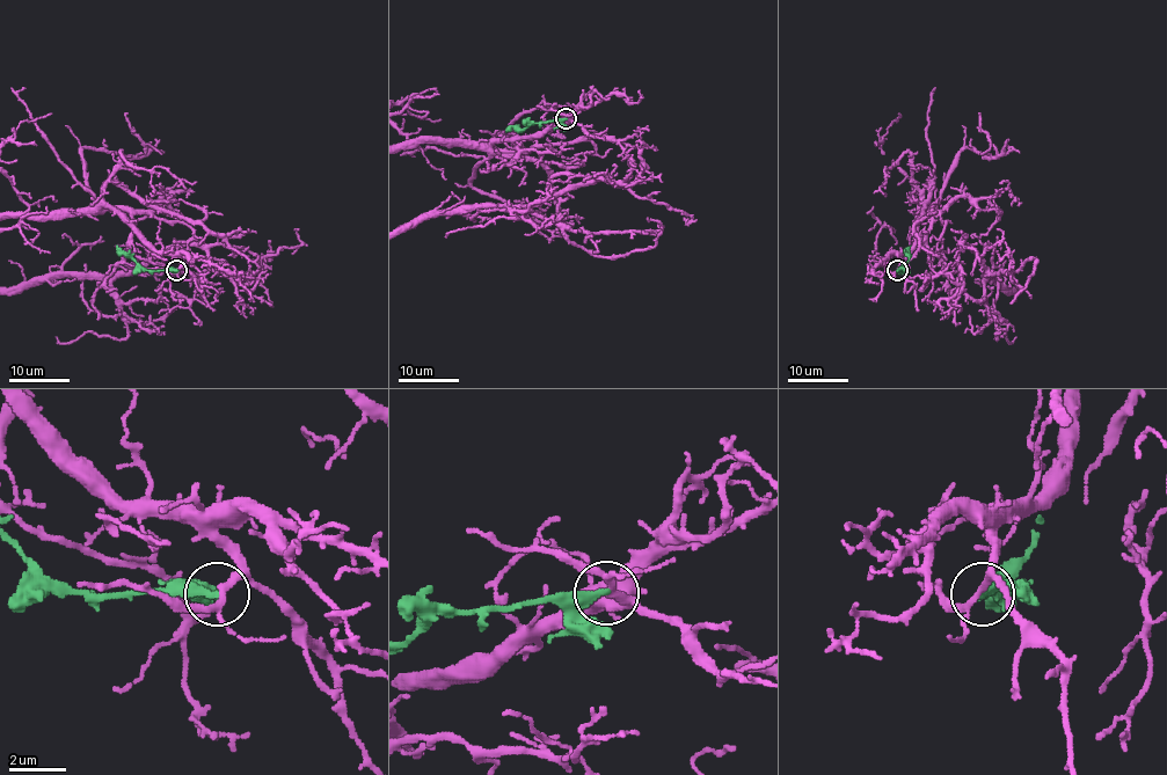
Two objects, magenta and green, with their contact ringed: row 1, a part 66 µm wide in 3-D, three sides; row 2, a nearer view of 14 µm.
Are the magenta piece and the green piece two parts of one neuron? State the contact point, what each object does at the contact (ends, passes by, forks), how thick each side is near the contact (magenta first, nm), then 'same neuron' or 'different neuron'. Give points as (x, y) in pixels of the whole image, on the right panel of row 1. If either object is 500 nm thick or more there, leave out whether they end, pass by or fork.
place (897, 270); magenta forks; green ends; calibres 200 and 280 nm; different neuron

